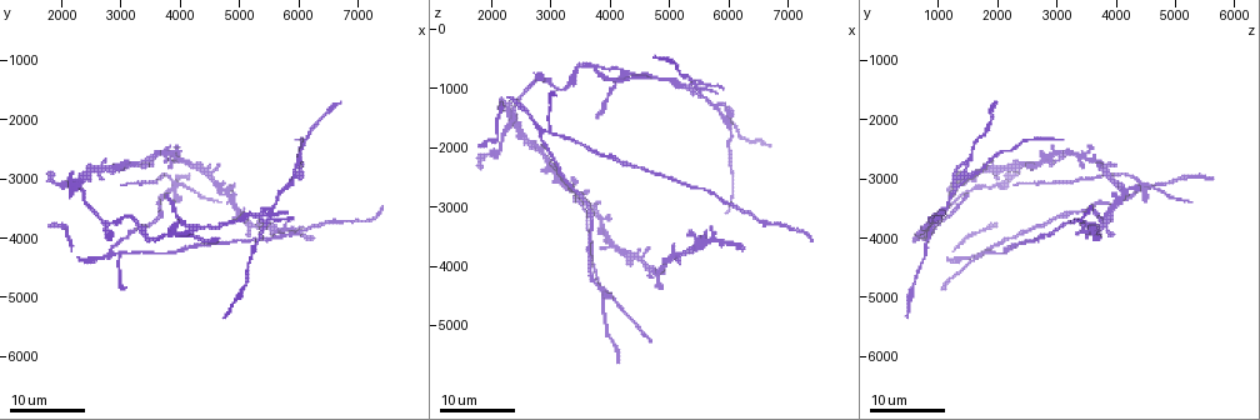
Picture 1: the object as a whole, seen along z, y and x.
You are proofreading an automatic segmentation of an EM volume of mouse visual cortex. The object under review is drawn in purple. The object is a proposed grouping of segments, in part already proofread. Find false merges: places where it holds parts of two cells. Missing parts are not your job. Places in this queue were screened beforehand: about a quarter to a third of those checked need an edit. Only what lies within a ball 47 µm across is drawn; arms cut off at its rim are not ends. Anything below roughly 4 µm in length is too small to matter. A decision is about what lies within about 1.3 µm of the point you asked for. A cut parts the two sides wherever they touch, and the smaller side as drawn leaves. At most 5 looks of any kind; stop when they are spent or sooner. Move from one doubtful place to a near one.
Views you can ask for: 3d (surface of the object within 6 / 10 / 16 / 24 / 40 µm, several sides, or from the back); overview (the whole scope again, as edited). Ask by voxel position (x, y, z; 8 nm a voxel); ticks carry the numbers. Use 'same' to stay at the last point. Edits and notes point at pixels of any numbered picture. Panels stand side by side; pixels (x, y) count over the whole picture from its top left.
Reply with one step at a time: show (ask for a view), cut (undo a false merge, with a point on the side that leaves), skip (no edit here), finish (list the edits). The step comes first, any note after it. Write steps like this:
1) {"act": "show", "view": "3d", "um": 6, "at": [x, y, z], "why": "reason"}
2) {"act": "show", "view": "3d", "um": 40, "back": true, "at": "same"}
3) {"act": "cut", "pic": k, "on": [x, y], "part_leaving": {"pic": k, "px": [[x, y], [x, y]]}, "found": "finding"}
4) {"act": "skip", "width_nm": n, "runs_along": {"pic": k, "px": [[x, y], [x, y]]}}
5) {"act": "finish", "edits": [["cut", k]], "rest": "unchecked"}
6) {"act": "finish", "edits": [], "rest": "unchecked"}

{"act": "show", "view": "3d", "um": 24, "at": [5900, 2950, 1500], "why": "looks like a crossing"}

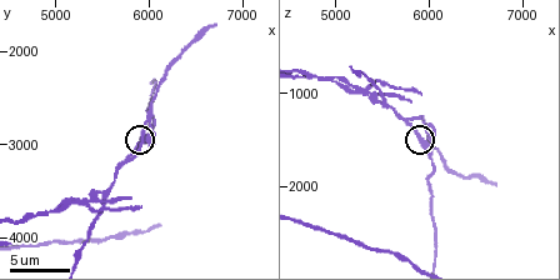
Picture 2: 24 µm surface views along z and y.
{"act": "show", "view": "3d", "um": 6, "at": "same"}

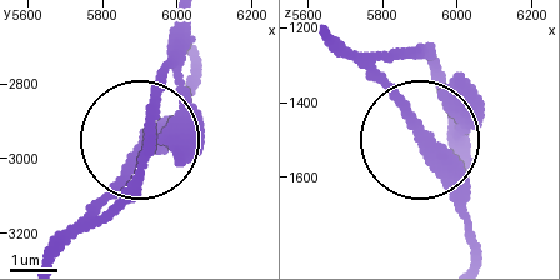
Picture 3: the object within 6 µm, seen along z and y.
{"act": "skip", "arms": 4, "runs_along": {"pic": 3, "px": [[44, 258], [175, 115], [179, 48]]}, "found": "one cell here"}

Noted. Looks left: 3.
{"act": "show", "view": "3d", "um": 24, "at": [3850, 3200, 4450], "why": "thin arm on a thick one"}

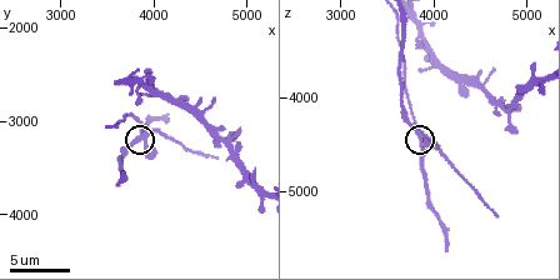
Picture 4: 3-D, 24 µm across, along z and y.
{"act": "show", "view": "3d", "um": 10, "at": "same", "why": "closer look"}

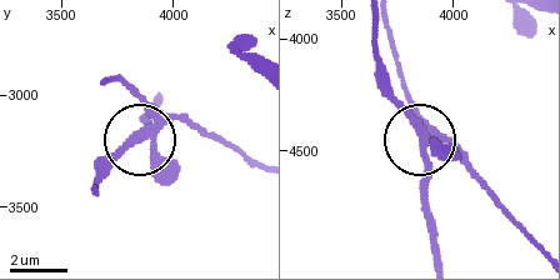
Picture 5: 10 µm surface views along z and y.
{"act": "cut", "pic": 5, "on": [186, 120], "width_nm": 310, "part_leaving": {"pic": 5, "px": [[156, 124], [120, 76], [106, 83]]}, "found": "a second cell is stuck on"}

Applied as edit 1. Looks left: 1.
{"act": "show", "view": "3d", "um": 16, "at": [3900, 2600, 3400], "why": "four arms meet"}

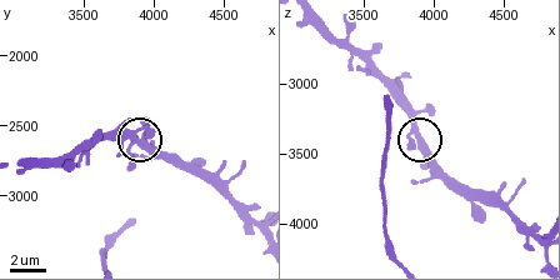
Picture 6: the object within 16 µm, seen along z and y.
{"act": "skip", "arms": 4, "found": "one cell here"}

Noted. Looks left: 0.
{"act": "finish", "edits": [["cut", 5]], "rest": "unchecked"}

